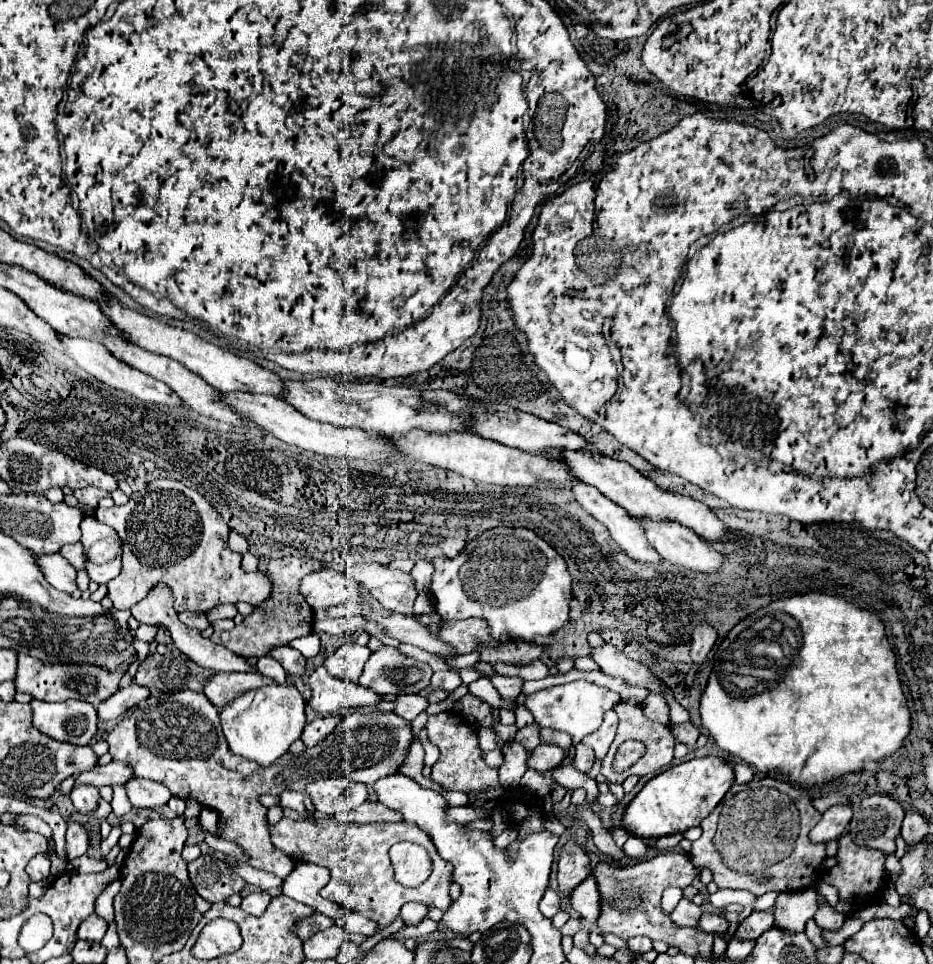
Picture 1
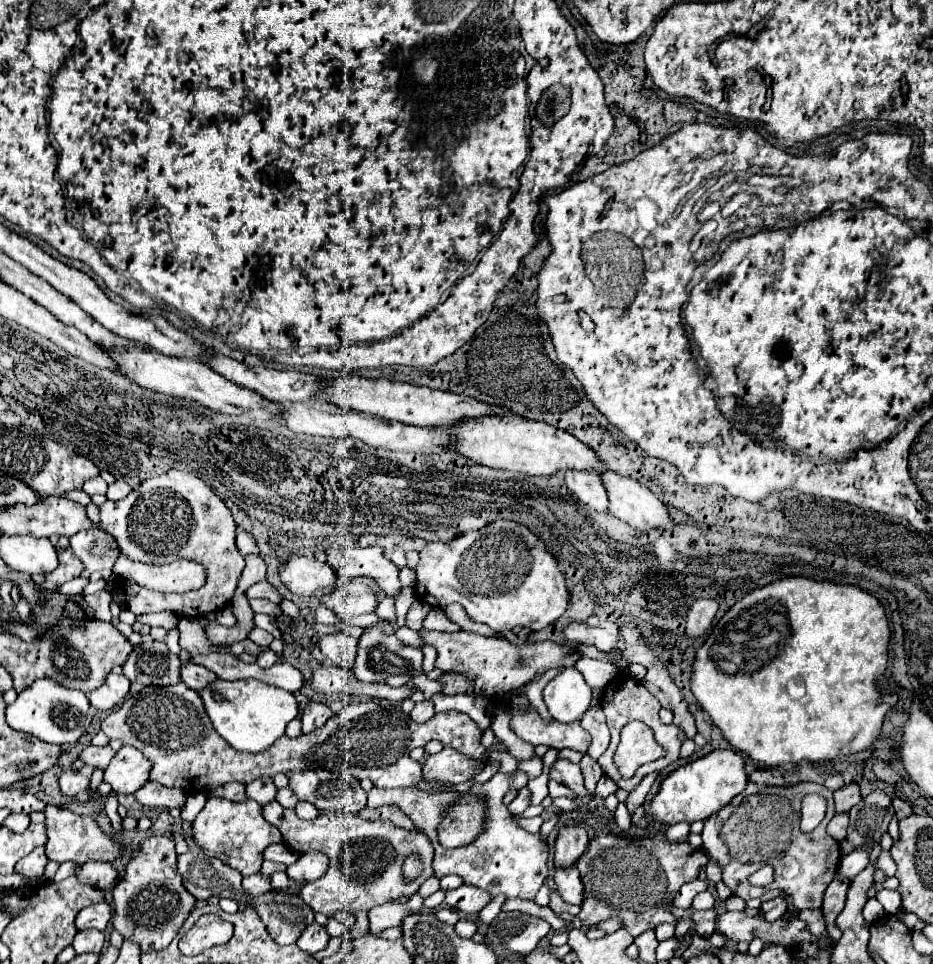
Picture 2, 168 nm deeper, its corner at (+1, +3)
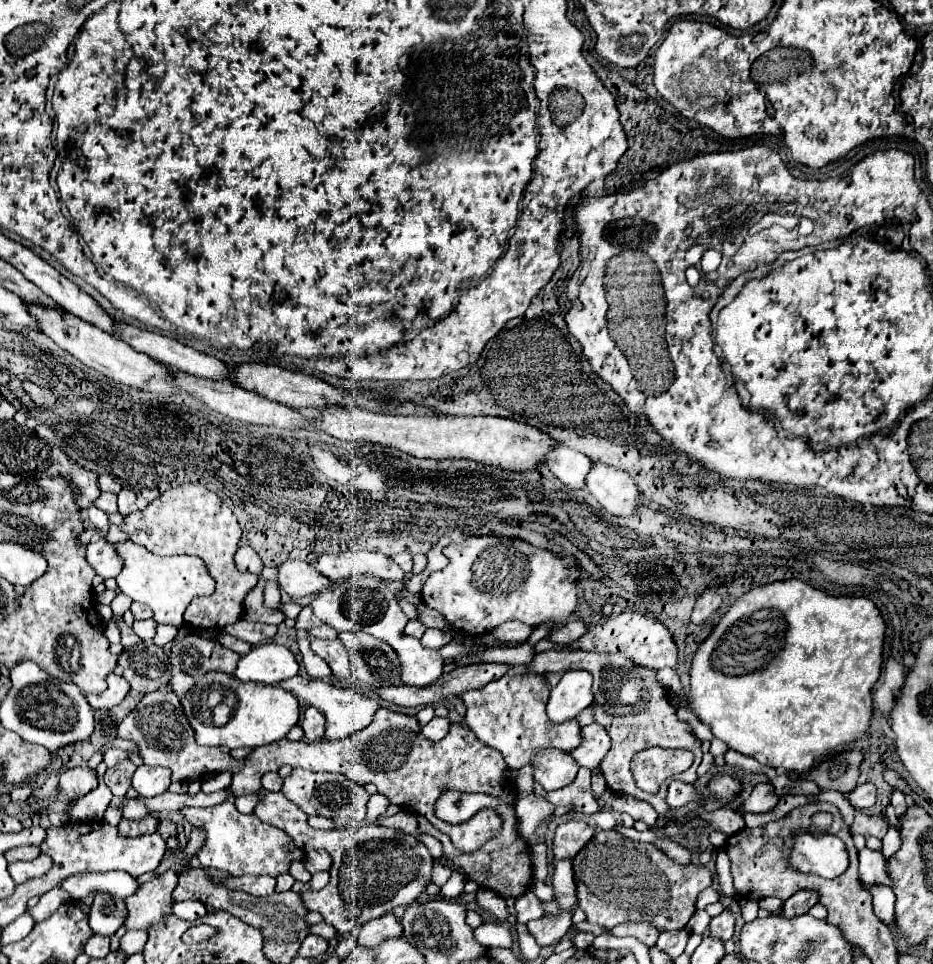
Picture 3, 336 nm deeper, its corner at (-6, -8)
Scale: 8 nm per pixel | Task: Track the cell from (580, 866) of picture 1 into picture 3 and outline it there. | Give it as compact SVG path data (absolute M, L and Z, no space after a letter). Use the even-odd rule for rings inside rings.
M567 821L561 823L553 839L553 855L557 859L573 859L585 843L591 841L595 829L587 821Z

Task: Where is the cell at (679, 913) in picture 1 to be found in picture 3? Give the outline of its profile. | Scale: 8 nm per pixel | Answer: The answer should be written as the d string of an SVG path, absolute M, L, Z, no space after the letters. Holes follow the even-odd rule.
M723 911L721 915L717 915L717 917L711 919L709 929L711 929L711 937L713 939L721 939L725 943L725 941L729 941L733 937L735 917L729 911Z

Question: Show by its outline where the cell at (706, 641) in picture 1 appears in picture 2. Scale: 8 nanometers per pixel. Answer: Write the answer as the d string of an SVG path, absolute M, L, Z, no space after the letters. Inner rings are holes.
M698 598L690 606L690 610L688 610L686 634L690 638L704 638L704 636L708 636L716 610L718 610L718 602L714 598Z

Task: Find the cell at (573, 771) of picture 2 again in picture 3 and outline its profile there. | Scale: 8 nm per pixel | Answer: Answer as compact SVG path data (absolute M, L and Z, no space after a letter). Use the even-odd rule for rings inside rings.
M555 749L537 751L531 765L535 767L533 779L541 783L545 791L559 789L561 785L571 785L579 771L579 765L575 763L575 759L571 759L569 753Z

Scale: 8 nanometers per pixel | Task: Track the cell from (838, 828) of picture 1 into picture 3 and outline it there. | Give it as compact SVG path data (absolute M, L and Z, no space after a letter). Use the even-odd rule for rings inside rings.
M863 783L857 785L851 793L849 793L849 803L859 811L859 809L867 809L875 803L875 787L871 783Z

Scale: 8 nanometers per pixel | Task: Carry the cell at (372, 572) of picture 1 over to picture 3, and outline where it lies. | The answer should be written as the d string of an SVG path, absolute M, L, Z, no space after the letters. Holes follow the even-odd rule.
M345 551L337 555L321 555L317 559L317 569L331 581L343 581L365 573L385 581L401 581L405 577L403 569L397 563L393 563L393 559L389 559L383 553L369 551Z

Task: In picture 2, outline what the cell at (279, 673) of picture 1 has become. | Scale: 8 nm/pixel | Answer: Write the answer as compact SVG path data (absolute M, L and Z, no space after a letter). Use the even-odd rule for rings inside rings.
M264 650L264 652L260 652L258 656L256 656L256 664L260 666L260 668L270 668L270 666L274 666L278 662L278 654L274 652L274 650Z

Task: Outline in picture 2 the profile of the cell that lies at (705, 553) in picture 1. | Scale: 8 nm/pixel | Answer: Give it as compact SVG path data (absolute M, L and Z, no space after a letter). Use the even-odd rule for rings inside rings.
M606 470L602 482L608 492L608 510L616 518L628 522L640 532L656 526L672 528L672 518L668 516L666 506L660 504L658 496L638 480Z

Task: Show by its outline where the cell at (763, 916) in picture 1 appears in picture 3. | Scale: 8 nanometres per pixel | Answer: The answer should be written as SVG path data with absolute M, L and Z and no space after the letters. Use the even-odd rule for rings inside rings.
M797 891L791 899L787 899L783 903L781 915L787 915L787 919L795 917L795 915L805 915L813 905L817 903L817 895L811 891Z

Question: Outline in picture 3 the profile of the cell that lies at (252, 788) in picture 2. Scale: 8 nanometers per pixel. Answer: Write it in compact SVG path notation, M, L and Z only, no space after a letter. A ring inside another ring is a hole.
M259 793L243 795L243 797L235 797L235 807L237 807L241 813L253 813L255 805L259 805L259 799L261 799Z

